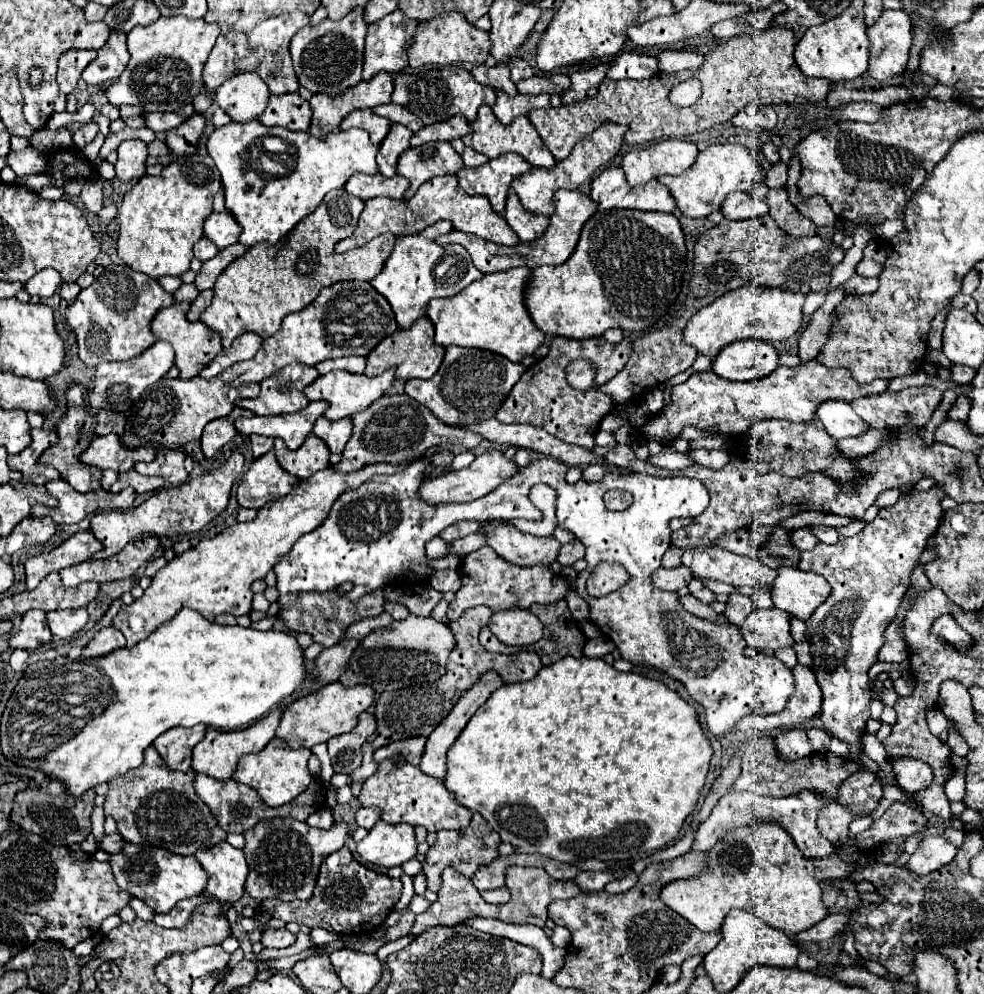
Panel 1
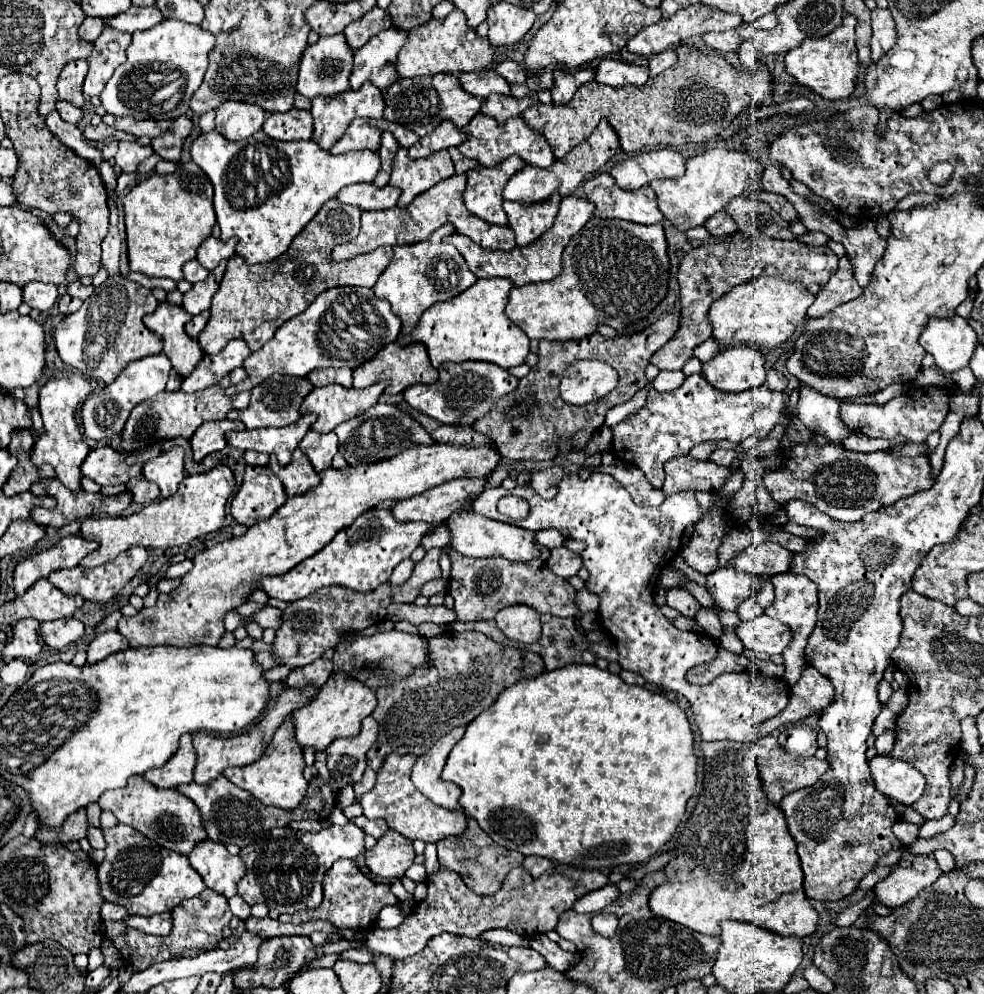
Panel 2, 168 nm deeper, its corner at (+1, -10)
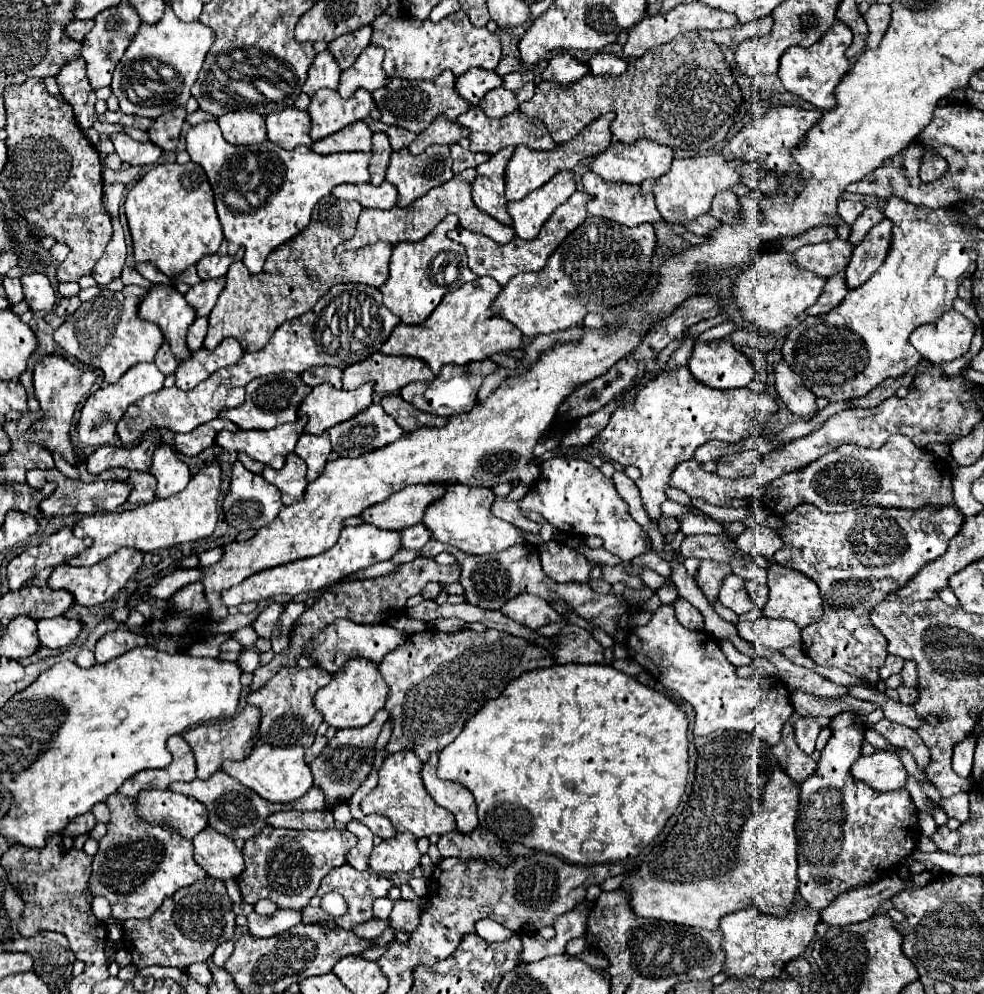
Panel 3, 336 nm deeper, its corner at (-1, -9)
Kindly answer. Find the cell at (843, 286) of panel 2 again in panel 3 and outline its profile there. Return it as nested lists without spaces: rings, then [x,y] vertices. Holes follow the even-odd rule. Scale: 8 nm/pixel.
[[[839,273],[835,277],[829,277],[819,301],[815,305],[811,305],[811,309],[807,309],[807,315],[829,313],[831,309],[835,309],[845,299],[847,293],[849,293],[849,289],[847,289],[847,283],[843,281],[843,273]]]

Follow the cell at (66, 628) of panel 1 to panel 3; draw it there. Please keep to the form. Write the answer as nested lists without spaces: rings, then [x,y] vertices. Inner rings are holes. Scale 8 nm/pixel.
[[[67,617],[57,619],[39,619],[37,621],[37,633],[43,647],[49,649],[61,649],[69,643],[73,643],[81,633],[81,623]]]

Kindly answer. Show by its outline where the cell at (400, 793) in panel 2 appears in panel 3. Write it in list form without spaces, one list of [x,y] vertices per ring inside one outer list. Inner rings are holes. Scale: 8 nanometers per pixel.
[[[403,751],[395,755],[387,755],[381,769],[379,769],[379,783],[377,787],[361,801],[363,813],[377,813],[387,817],[397,833],[413,833],[415,837],[431,837],[431,835],[445,835],[455,831],[453,815],[439,807],[423,787],[421,781],[421,761],[413,751]]]

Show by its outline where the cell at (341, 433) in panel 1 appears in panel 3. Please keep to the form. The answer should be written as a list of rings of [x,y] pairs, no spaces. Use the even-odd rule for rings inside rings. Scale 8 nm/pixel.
[[[303,433],[297,441],[295,453],[307,463],[307,479],[315,481],[325,469],[325,463],[331,453],[331,441],[329,441],[327,433],[323,433],[323,435]]]

